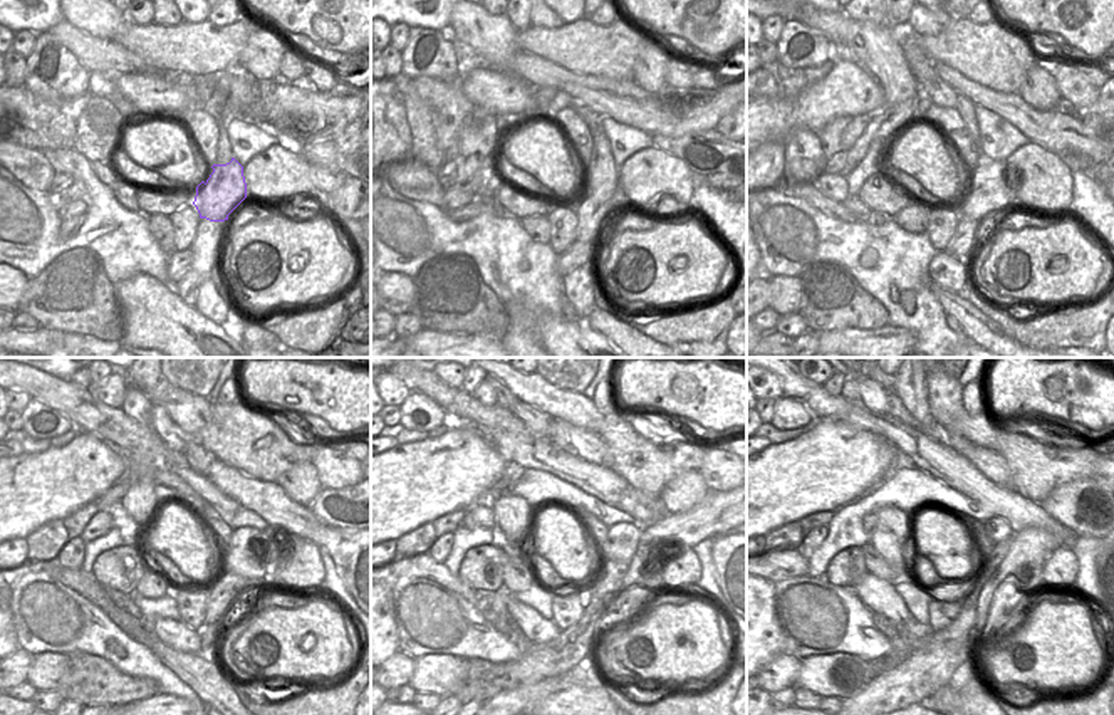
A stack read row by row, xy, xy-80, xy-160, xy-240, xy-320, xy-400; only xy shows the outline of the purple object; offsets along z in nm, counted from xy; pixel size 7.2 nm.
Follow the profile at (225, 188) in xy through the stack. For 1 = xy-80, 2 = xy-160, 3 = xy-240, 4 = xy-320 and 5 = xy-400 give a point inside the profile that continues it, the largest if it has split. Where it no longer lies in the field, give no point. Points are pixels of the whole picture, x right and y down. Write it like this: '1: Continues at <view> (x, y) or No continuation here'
1: Continues at xy-80 (599, 182)
2: Continues at xy-160 (963, 106)
3: Continues at xy-240 (200, 460)
4: Continues at xy-320 (556, 433)
5: Continues at xy-400 (911, 391).

